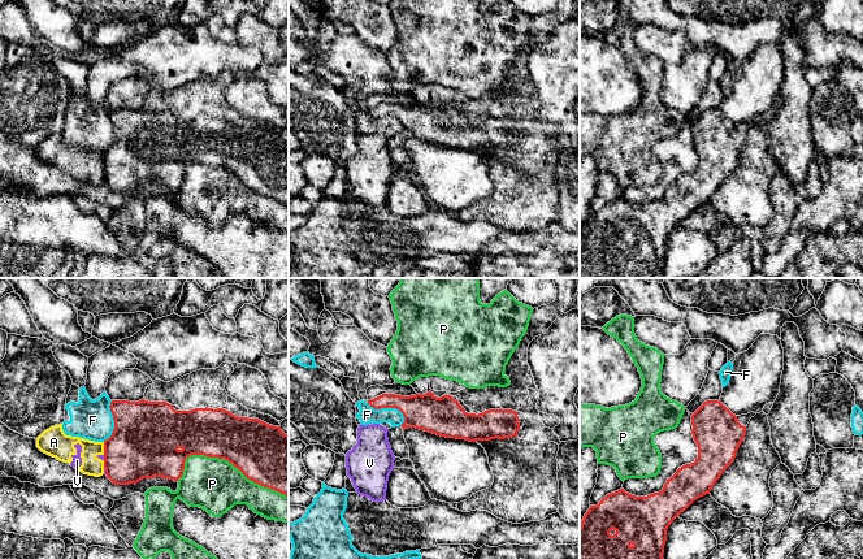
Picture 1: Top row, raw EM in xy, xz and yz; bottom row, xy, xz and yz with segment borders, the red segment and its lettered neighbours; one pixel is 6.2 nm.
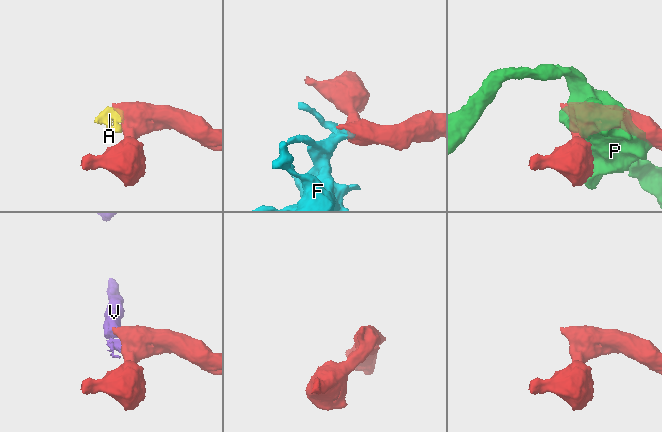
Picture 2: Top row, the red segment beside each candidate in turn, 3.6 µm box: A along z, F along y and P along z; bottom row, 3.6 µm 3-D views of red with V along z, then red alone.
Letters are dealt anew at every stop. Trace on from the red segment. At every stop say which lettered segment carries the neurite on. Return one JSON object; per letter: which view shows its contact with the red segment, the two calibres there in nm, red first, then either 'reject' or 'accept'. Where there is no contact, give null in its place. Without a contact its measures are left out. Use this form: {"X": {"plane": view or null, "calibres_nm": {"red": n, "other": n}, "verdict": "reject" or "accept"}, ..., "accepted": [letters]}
{"A": {"plane": "xy", "calibres_nm": {"red": 420, "other": 130}, "verdict": "reject"}, "F": {"plane": "xz", "calibres_nm": {"red": 220, "other": 110}, "verdict": "reject"}, "P": {"plane": "xy", "calibres_nm": {"red": 360, "other": 320}, "verdict": "reject"}, "V": {"plane": "xy", "calibres_nm": {"red": 380, "other": 20}, "verdict": "reject"}, "accepted": []}

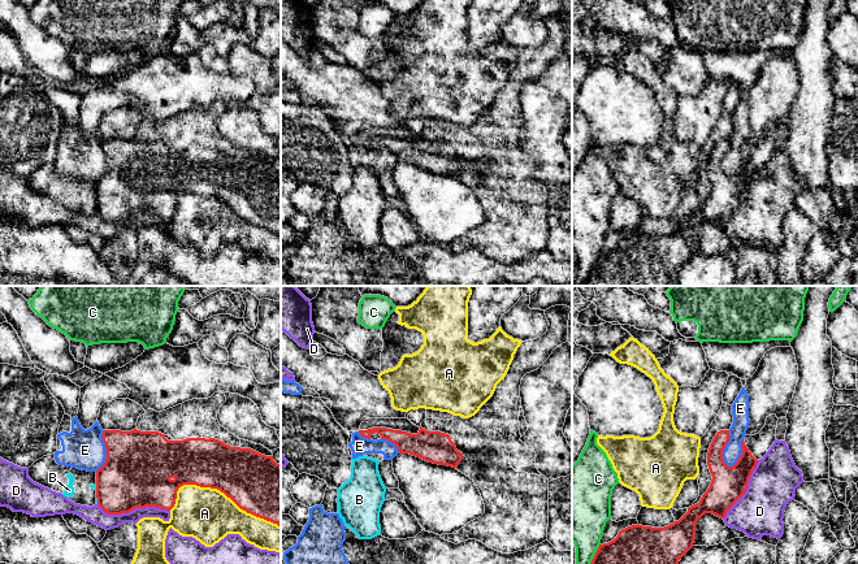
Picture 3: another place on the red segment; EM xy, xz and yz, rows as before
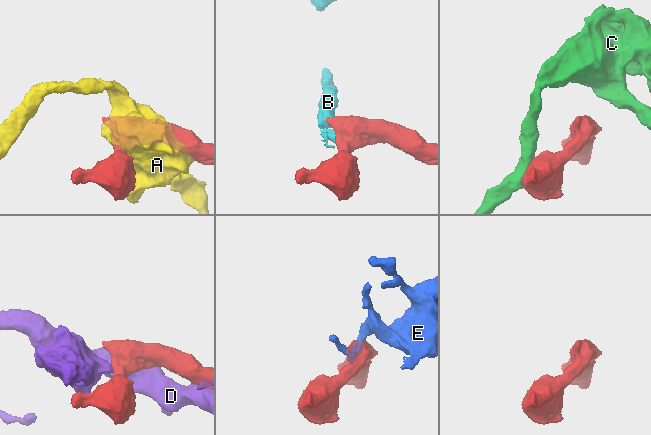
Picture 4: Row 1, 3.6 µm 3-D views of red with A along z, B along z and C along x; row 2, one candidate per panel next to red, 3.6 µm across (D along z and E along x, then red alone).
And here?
{"A": {"plane": "xy", "calibres_nm": {"red": 360, "other": 320}, "verdict": "reject"}, "B": {"plane": "xy", "calibres_nm": {"red": 380, "other": 20}, "verdict": "reject"}, "C": {"plane": "yz", "calibres_nm": {"red": 480, "other": 280}, "verdict": "reject"}, "D": {"plane": "xy", "calibres_nm": {"red": 420, "other": 110}, "verdict": "reject"}, "E": {"plane": "yz", "calibres_nm": {"red": 220, "other": 110}, "verdict": "reject"}, "accepted": []}

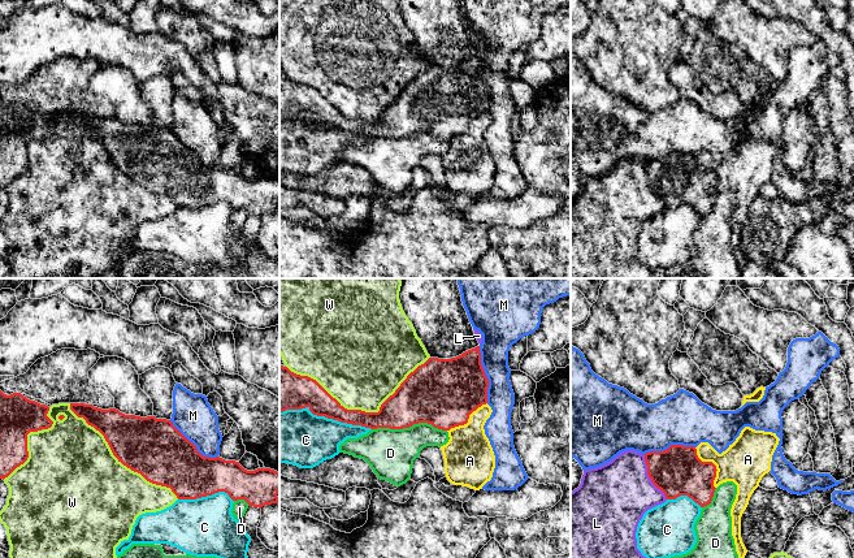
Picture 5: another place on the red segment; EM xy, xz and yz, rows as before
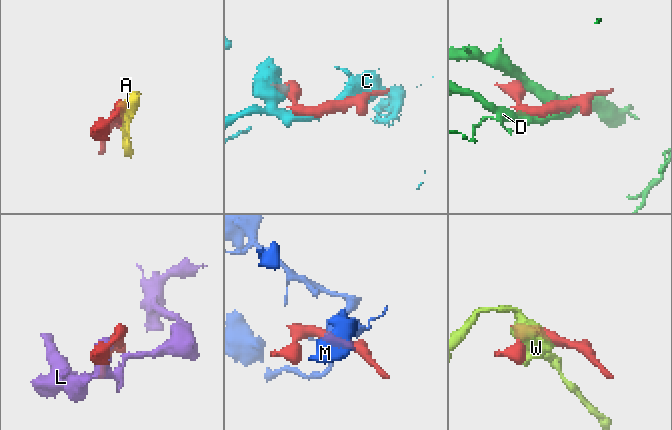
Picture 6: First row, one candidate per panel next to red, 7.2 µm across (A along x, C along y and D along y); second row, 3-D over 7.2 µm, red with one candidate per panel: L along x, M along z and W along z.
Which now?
{"A": {"plane": "yz", "calibres_nm": {"red": 300, "other": 280}, "verdict": "reject"}, "C": {"plane": "xz", "calibres_nm": {"red": 220, "other": 340}, "verdict": "reject"}, "D": {"plane": "xz", "calibres_nm": {"red": 380, "other": 300}, "verdict": "reject"}, "L": {"plane": "yz", "calibres_nm": {"red": 300, "other": 420}, "verdict": "reject"}, "M": {"plane": "xz", "calibres_nm": {"red": 400, "other": 190}, "verdict": "reject"}, "W": {"plane": "xz", "calibres_nm": {"red": 220, "other": 480}, "verdict": "reject"}, "accepted": []}

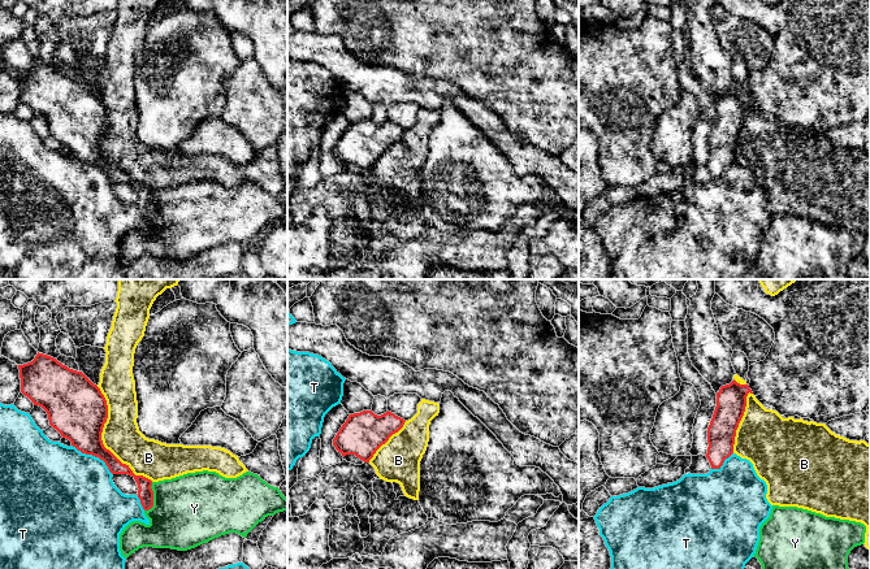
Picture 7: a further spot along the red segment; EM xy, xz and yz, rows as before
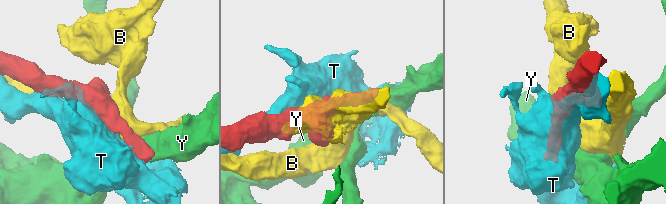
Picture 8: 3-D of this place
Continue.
{"B": {"plane": "xy", "calibres_nm": {"red": 360, "other": 240}, "verdict": "reject"}, "T": {"plane": "xy", "calibres_nm": {"red": 300, "other": 480}, "verdict": "reject"}, "Y": {"plane": "xy", "calibres_nm": {"red": 100, "other": 440}, "verdict": "reject"}, "accepted": []}

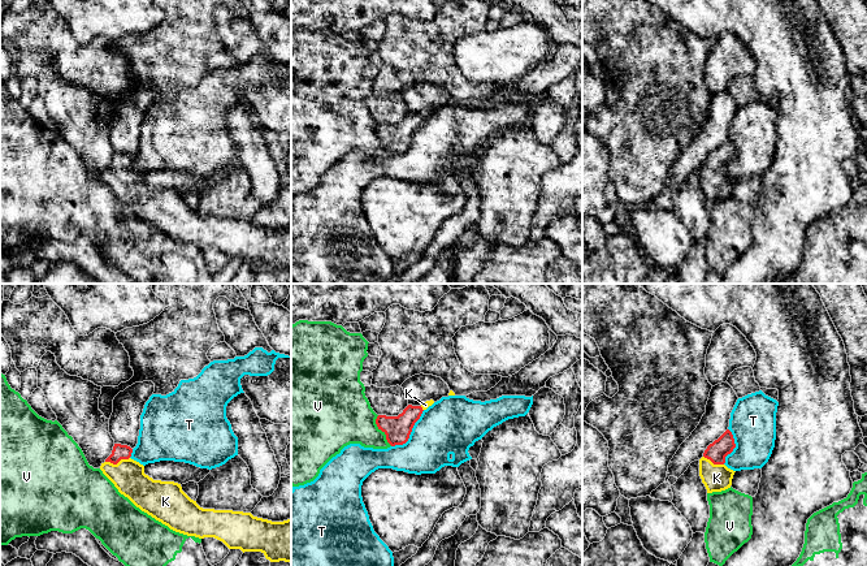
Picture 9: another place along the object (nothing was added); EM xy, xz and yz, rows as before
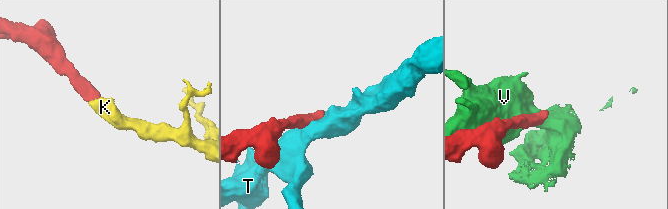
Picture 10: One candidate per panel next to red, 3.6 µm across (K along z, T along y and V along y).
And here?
{"K": {"plane": "xy", "calibres_nm": {"red": 100, "other": 200}, "verdict": "accept"}, "T": {"plane": "xz", "calibres_nm": {"red": 160, "other": 340}, "verdict": "reject"}, "V": {"plane": "xz", "calibres_nm": {"red": 160, "other": 360}, "verdict": "reject"}, "accepted": ["K"]}

